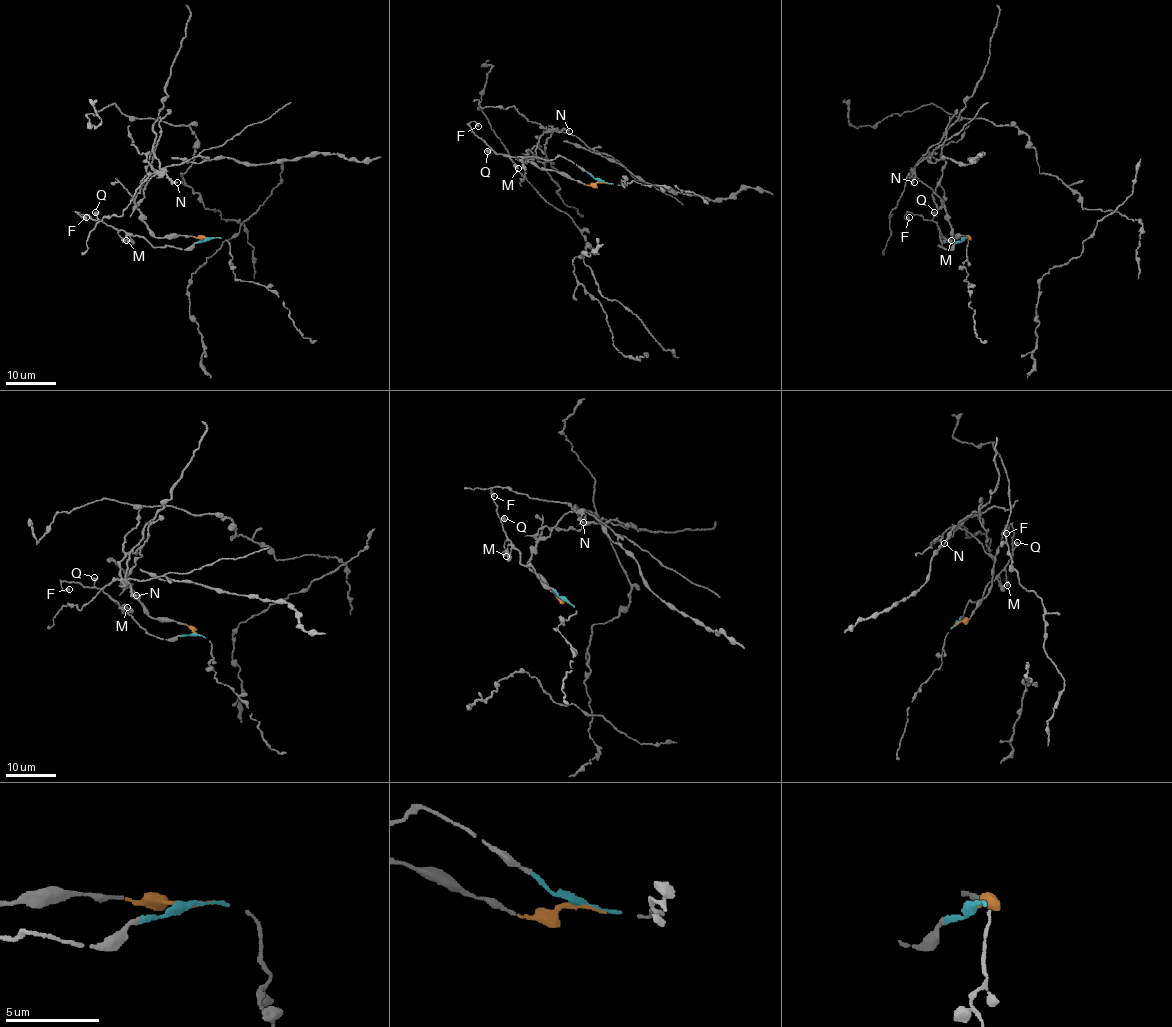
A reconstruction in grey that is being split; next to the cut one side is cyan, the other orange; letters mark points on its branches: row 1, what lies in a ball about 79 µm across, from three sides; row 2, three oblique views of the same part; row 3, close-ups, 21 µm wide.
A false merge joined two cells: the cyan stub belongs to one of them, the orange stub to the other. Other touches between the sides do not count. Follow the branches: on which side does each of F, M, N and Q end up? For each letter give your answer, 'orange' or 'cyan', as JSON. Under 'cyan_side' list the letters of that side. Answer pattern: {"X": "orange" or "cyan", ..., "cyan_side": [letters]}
{"F": "cyan", "M": "cyan", "N": "orange", "Q": "cyan", "cyan_side": ["F", "M", "Q"]}

